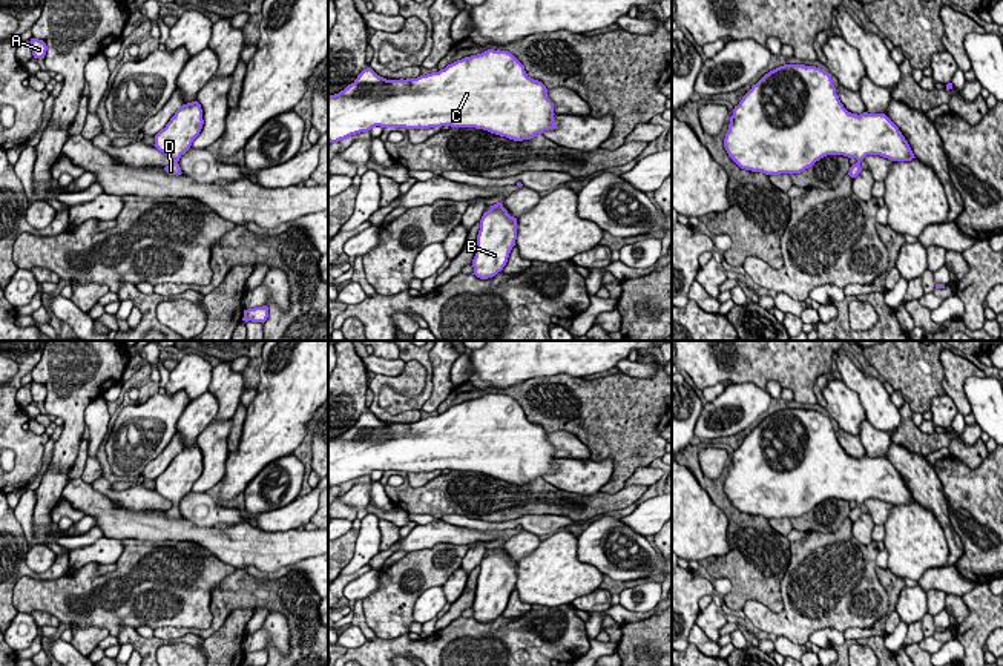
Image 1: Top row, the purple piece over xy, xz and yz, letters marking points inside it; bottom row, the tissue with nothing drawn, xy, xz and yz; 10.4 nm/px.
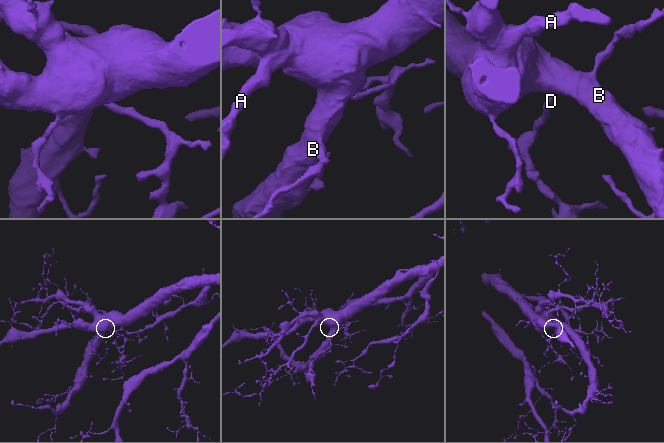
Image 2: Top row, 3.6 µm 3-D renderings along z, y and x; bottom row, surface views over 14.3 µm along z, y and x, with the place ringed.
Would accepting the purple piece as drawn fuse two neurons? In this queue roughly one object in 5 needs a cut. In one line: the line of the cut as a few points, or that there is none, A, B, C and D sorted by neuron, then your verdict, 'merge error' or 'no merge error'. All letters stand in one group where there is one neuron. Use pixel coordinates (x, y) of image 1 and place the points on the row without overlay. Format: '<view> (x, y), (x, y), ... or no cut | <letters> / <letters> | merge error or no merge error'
no cut | A B C D | no merge error

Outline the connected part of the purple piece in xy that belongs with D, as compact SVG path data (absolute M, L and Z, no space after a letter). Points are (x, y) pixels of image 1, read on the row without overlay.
M198 445L183 448L170 465L155 479L155 491L173 506L166 509L169 519L181 519L179 502L190 493L202 473L202 453Z

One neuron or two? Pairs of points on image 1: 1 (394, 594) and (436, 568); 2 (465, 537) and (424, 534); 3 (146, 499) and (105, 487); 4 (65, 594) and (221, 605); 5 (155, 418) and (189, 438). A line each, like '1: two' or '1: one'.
1: one
2: one
3: one
4: two
5: two

